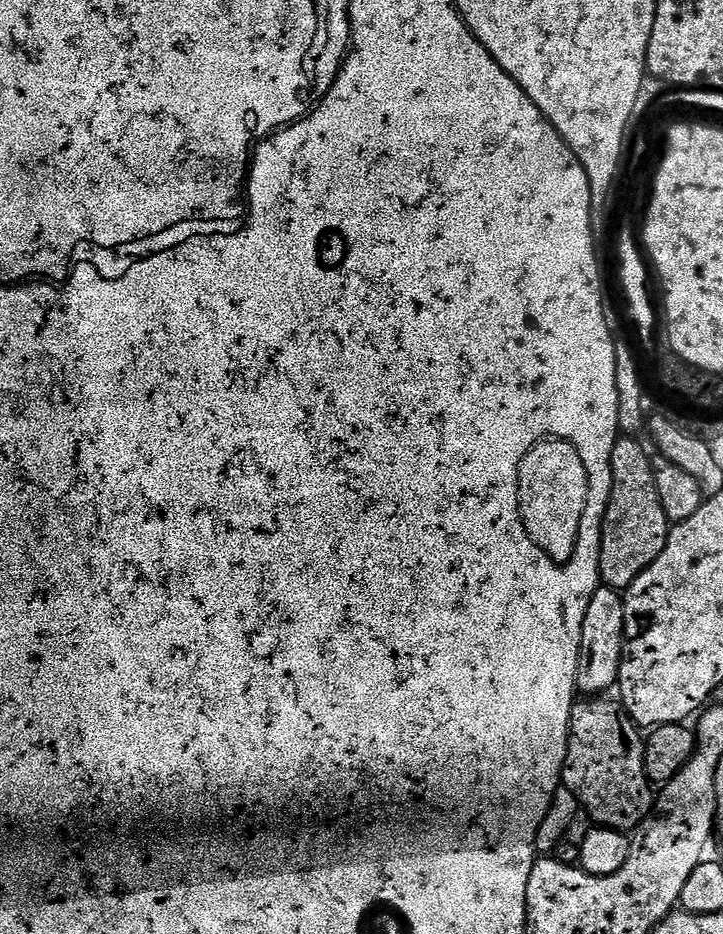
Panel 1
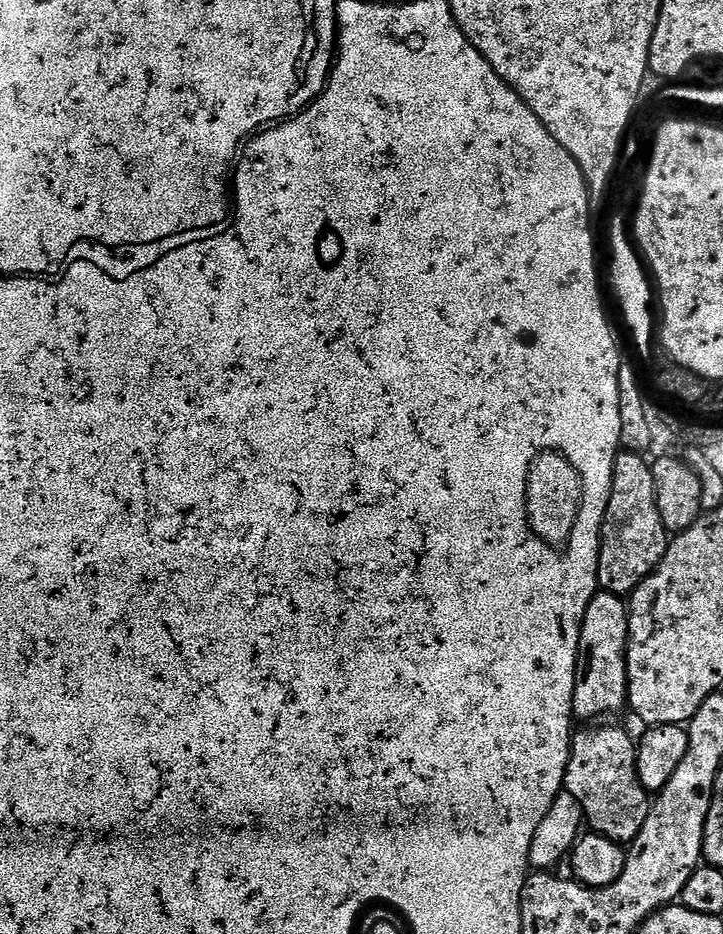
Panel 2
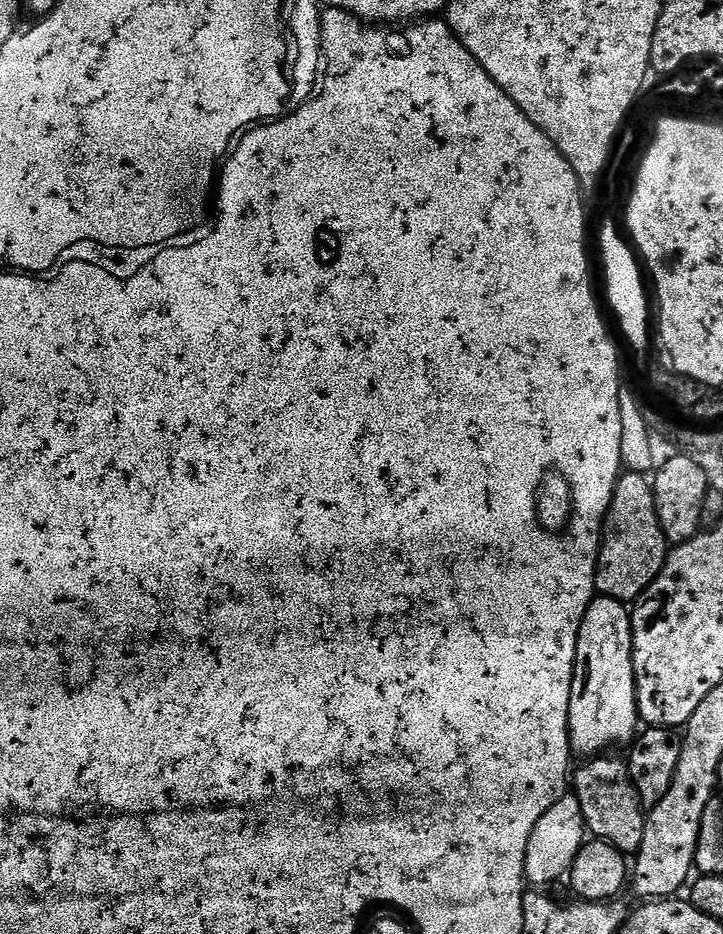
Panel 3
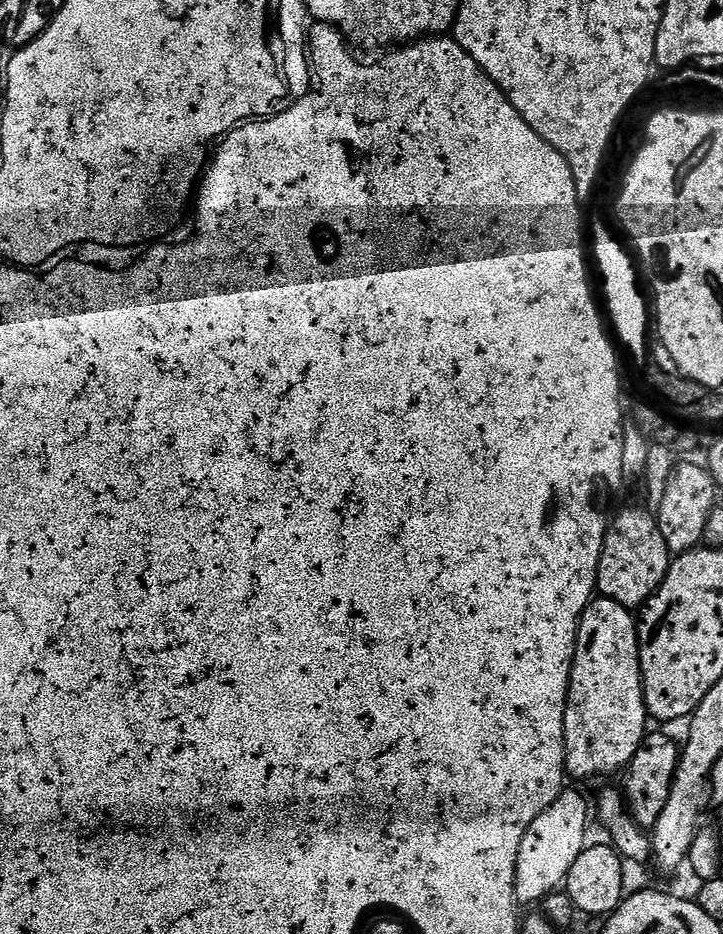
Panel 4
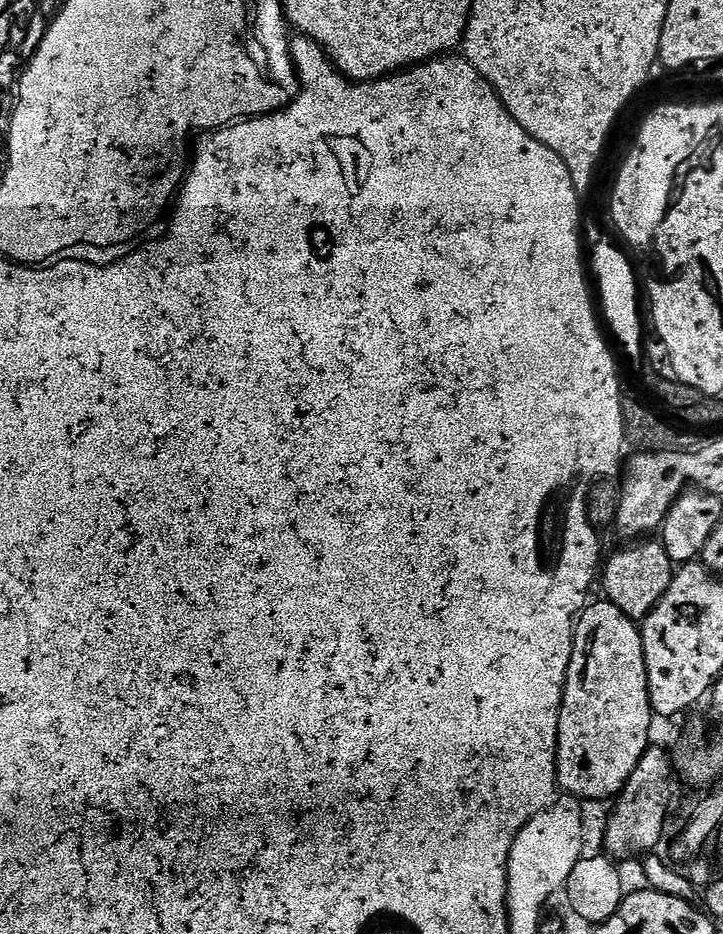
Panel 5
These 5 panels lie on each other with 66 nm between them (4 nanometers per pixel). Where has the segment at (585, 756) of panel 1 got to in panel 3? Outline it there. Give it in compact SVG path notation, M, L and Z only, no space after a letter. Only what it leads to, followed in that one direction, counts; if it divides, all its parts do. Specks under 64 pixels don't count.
M601 754L585 759L580 769L575 769L570 780L571 791L582 806L585 829L595 839L604 840L619 852L634 854L642 846L646 834L646 805L630 778L630 770L616 754Z

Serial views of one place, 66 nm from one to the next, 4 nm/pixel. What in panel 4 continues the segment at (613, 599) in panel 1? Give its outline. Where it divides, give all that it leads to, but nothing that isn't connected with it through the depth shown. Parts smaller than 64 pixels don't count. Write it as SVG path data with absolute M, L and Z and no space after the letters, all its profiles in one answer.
M603 598L593 599L580 619L580 628L576 632L576 653L572 659L572 677L568 683L568 701L564 711L564 766L569 777L576 780L592 780L595 776L608 776L611 772L627 769L632 763L634 754L638 754L638 746L643 742L646 729L649 727L650 717L648 708L644 705L644 679L640 673L640 634L638 620L629 609L624 608L618 602Z

